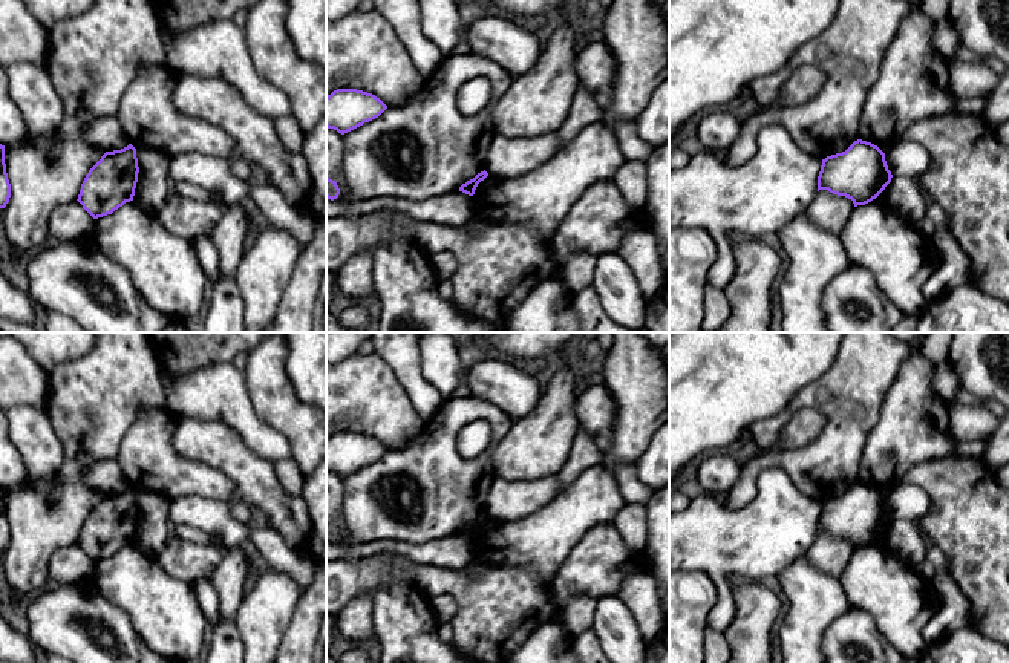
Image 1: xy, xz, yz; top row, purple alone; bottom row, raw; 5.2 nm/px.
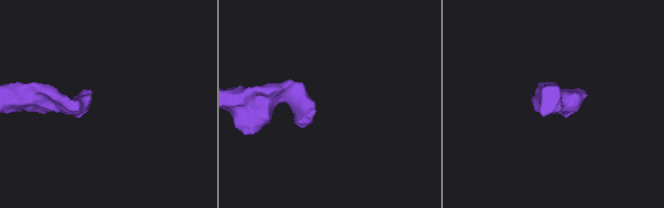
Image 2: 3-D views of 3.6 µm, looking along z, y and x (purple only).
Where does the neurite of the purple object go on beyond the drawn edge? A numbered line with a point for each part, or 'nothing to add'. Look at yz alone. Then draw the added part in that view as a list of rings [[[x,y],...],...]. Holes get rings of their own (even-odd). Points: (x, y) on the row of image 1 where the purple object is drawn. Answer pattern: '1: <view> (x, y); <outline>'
nothing to add

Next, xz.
nothing to add

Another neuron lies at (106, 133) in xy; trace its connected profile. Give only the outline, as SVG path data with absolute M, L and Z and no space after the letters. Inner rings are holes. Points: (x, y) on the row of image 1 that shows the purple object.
M103 116L95 119L84 132L89 144L106 152L121 150L130 142L116 116Z

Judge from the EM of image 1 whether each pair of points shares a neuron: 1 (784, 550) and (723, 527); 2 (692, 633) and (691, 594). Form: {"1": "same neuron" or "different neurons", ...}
{"1": "same neuron", "2": "same neuron"}

